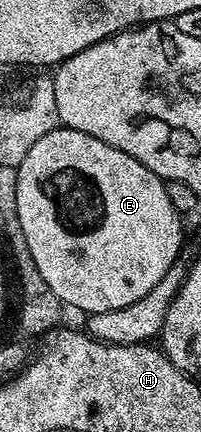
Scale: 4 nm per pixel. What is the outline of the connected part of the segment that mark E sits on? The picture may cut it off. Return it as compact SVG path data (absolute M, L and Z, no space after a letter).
M57 128L42 136L27 152L18 172L18 224L30 248L42 280L54 288L65 307L84 310L85 315L110 312L114 308L126 308L141 296L146 296L166 272L170 264L181 257L180 245L184 242L182 215L170 204L166 196L164 179L159 178L146 164L138 164L134 156L126 156L86 132Z

